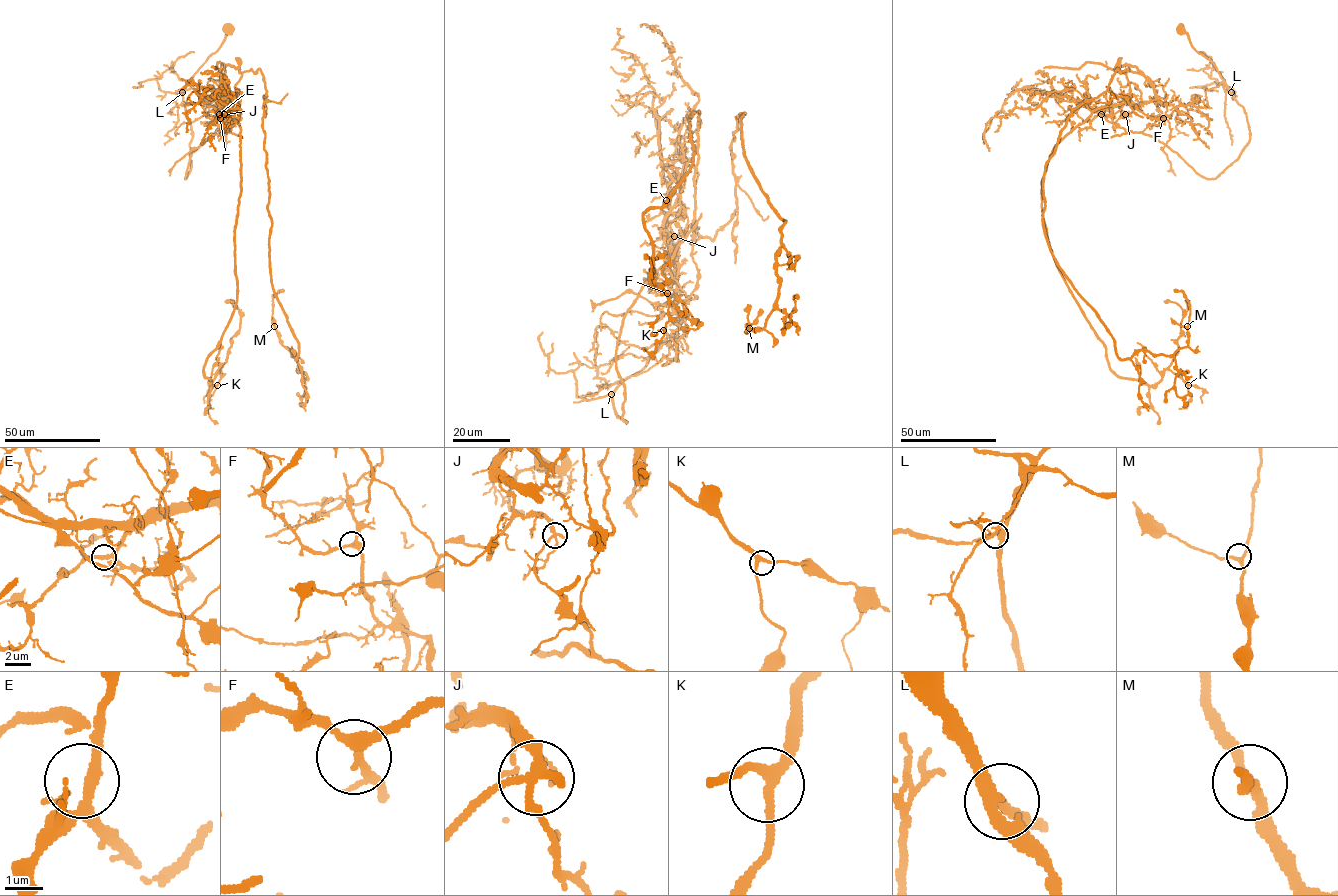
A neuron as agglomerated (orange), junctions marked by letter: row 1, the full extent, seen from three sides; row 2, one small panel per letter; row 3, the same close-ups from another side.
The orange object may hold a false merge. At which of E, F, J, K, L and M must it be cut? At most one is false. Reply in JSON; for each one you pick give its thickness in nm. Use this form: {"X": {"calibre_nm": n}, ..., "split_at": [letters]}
{"J": {"calibre_nm": 240}, "split_at": ["J"]}

